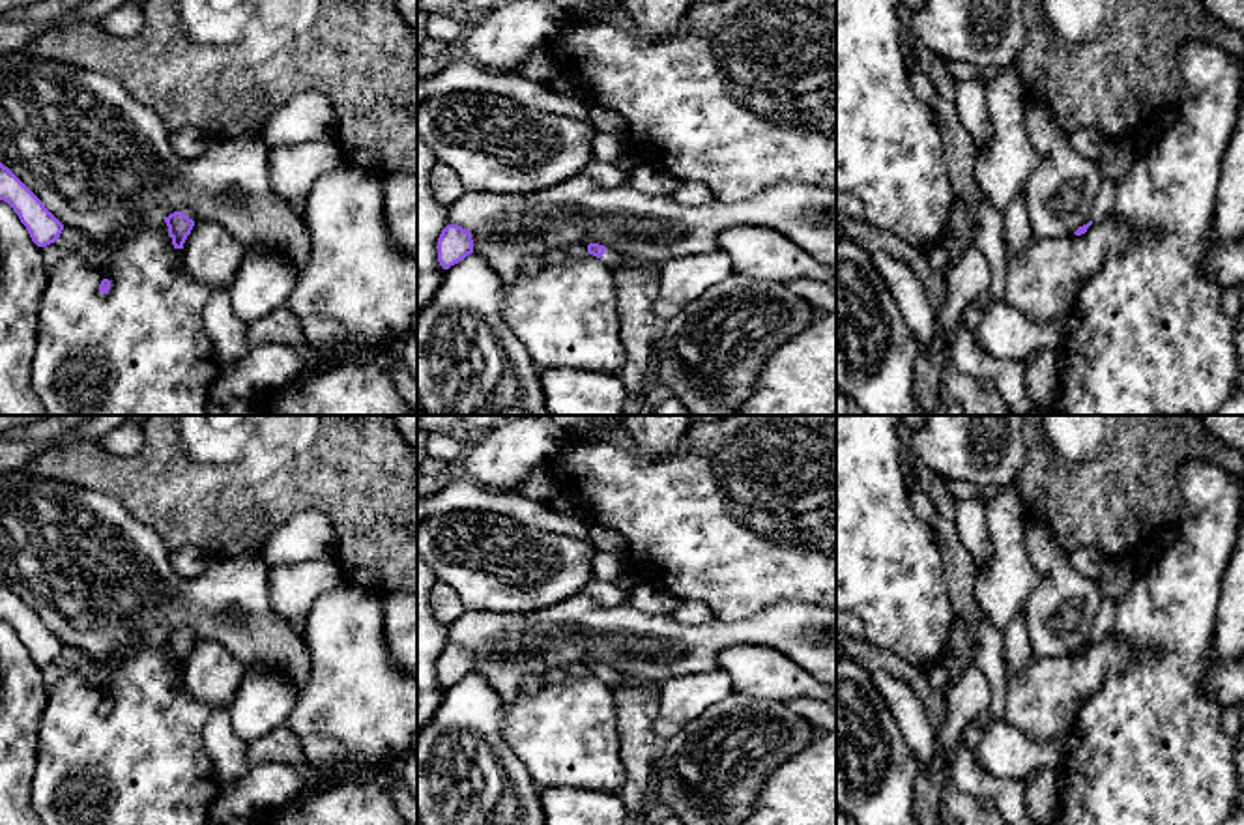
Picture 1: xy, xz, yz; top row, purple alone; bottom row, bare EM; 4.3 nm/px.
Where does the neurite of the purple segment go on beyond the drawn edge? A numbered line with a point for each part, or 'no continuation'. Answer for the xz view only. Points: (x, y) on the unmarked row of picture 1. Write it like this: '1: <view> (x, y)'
1: xz (612, 678)

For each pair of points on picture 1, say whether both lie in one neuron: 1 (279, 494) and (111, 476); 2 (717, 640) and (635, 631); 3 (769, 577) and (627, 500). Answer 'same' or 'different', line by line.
1: same
2: same
3: same

